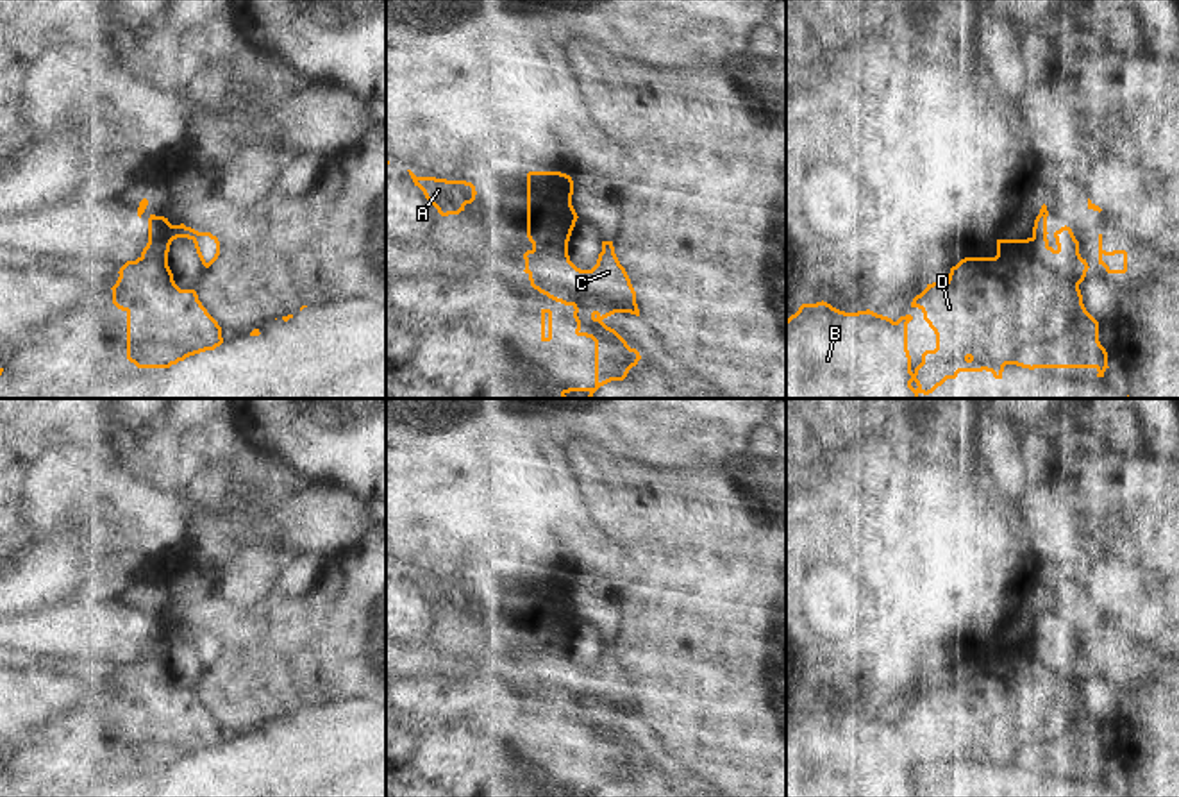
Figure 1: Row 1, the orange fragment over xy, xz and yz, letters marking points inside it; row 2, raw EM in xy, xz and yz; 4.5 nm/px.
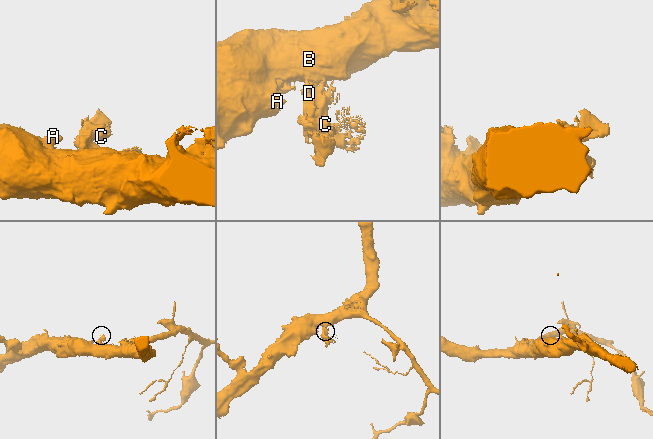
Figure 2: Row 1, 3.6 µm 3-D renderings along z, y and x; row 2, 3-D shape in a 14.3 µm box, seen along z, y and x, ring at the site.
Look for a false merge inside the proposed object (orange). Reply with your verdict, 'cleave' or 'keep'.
cleave

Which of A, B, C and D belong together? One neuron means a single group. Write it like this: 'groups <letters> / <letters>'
groups A B D / C

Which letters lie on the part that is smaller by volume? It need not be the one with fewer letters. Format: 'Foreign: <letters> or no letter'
Foreign: C

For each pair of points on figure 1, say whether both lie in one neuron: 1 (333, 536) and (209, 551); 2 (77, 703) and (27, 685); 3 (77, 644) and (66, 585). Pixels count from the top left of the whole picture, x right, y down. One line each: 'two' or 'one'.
1: one
2: one
3: two

